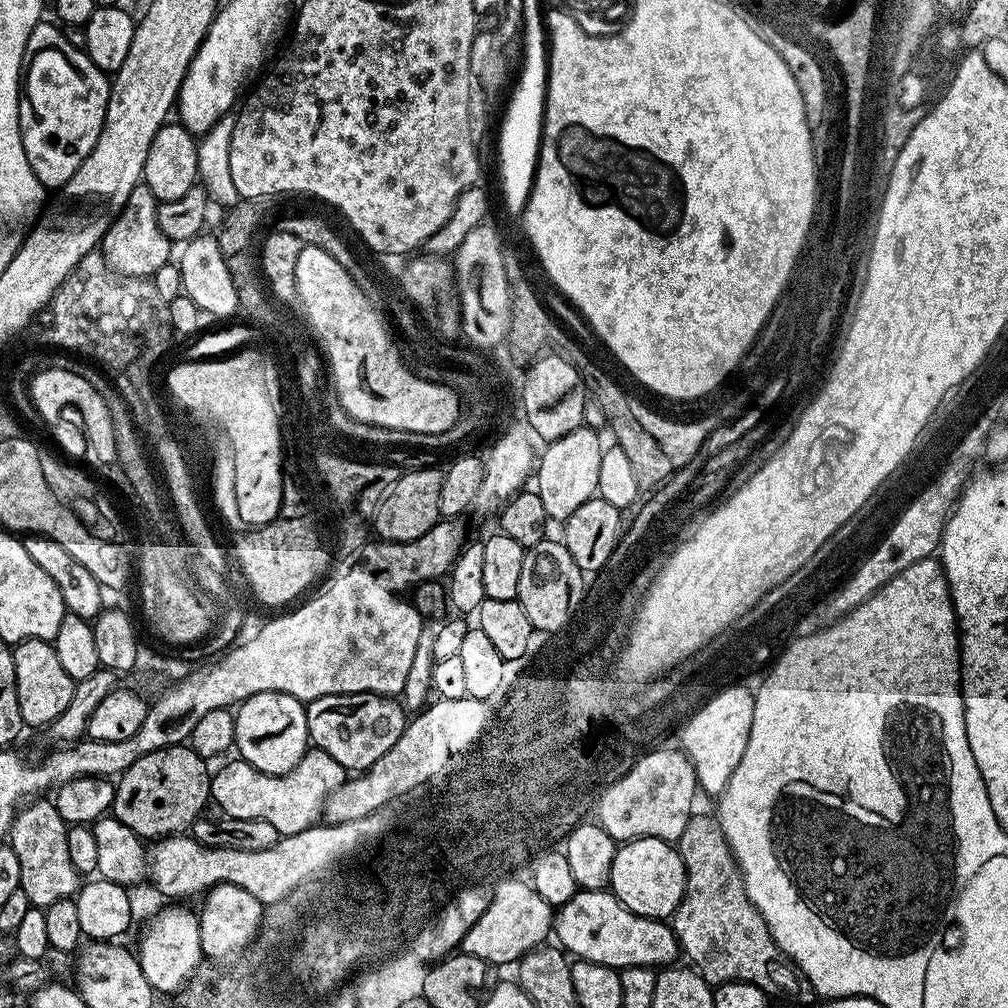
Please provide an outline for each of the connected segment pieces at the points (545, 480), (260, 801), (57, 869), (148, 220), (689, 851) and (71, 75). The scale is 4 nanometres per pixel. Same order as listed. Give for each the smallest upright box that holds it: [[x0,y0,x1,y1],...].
[[534,426,604,521],[210,746,346,836],[8,798,82,907],[98,182,173,278],[670,814,817,1004],[20,23,110,190]]

